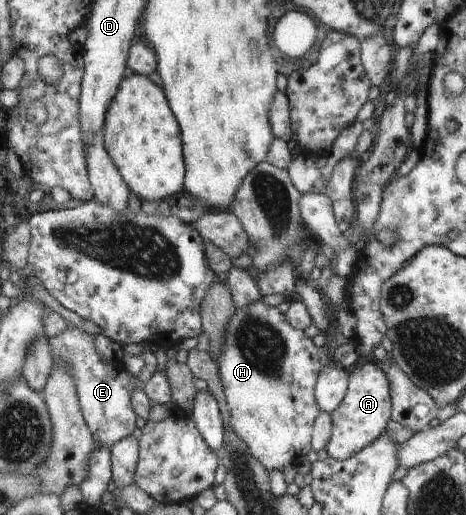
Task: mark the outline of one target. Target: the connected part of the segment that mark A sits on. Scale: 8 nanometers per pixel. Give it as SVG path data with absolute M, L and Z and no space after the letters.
M375 362L352 367L348 374L348 388L341 405L332 411L332 432L325 449L336 460L348 460L365 446L372 444L391 420L392 399L386 375Z

